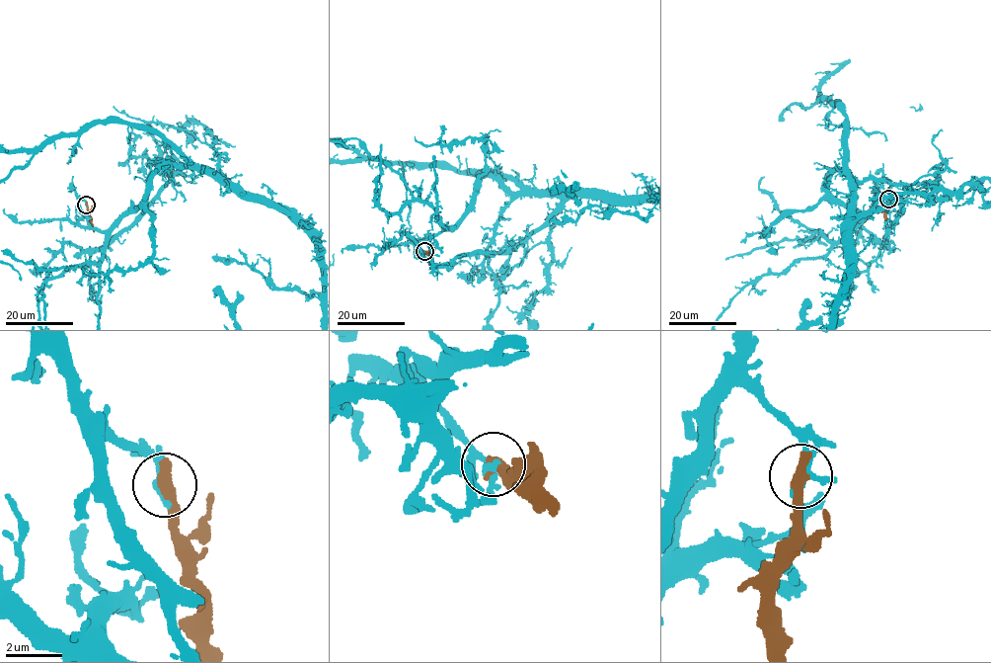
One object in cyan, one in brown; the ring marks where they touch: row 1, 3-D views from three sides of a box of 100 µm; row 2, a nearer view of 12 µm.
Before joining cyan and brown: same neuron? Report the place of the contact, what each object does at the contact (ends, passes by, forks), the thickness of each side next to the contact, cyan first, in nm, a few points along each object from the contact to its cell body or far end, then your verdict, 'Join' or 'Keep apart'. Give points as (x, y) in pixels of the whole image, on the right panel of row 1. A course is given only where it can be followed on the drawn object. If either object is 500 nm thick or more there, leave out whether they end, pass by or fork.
Place: (888, 199). Thickness 300 nm (cyan) against 500 nm. Course of cyan: (888, 199), (880, 188), (862, 222), (829, 175), (853, 183), (854, 271), (834, 300). Keep apart

